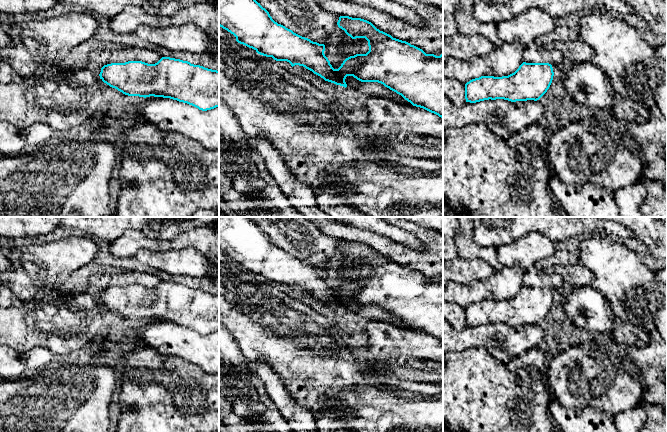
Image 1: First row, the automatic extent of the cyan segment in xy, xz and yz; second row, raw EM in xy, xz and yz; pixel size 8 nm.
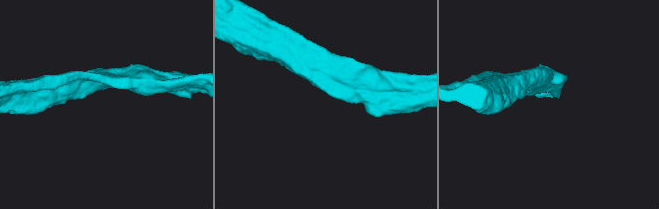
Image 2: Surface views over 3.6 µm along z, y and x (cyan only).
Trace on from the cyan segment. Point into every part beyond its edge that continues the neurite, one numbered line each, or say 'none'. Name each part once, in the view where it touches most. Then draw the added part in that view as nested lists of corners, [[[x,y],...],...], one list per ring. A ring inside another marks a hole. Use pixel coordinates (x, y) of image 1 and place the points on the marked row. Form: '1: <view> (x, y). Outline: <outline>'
none

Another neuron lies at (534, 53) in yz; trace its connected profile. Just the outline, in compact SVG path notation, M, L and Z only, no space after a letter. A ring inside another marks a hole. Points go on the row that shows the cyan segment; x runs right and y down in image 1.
M533 43L525 46L523 53L523 62L526 63L549 63L559 66L564 60L562 53L550 47L542 47Z

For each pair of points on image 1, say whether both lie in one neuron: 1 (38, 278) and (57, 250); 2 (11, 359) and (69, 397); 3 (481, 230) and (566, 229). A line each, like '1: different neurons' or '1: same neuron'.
1: same neuron
2: different neurons
3: same neuron

